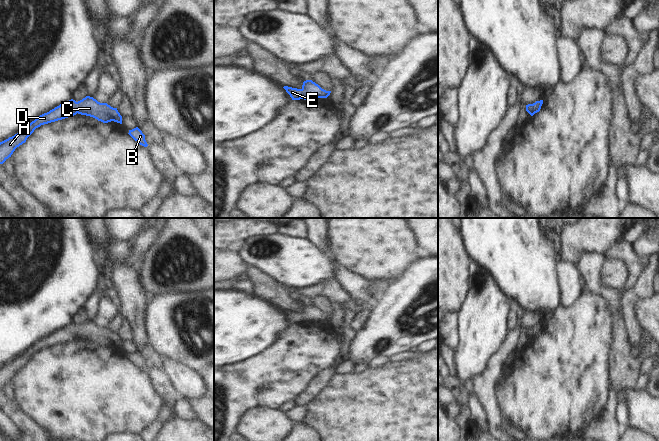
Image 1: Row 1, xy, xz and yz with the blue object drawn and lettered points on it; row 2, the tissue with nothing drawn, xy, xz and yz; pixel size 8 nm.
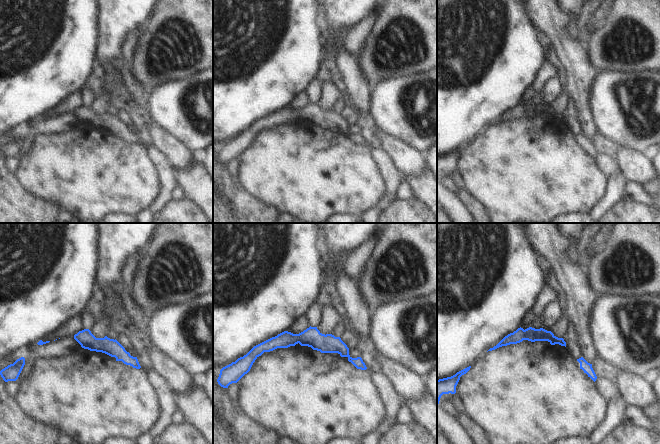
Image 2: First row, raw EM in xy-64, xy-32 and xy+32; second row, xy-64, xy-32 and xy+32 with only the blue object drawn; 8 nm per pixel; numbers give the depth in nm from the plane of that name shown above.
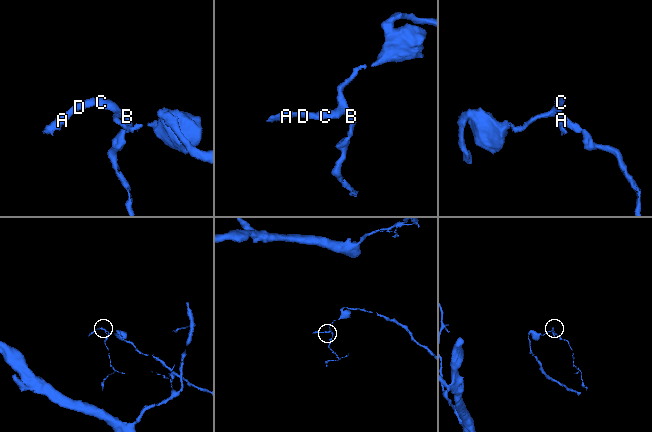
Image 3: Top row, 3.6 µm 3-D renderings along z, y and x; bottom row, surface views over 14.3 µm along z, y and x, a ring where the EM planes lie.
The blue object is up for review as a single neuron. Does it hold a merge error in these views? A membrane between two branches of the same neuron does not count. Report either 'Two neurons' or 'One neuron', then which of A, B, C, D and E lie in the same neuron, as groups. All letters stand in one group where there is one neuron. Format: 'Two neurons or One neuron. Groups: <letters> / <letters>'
One neuron. Groups: A B C D E.

